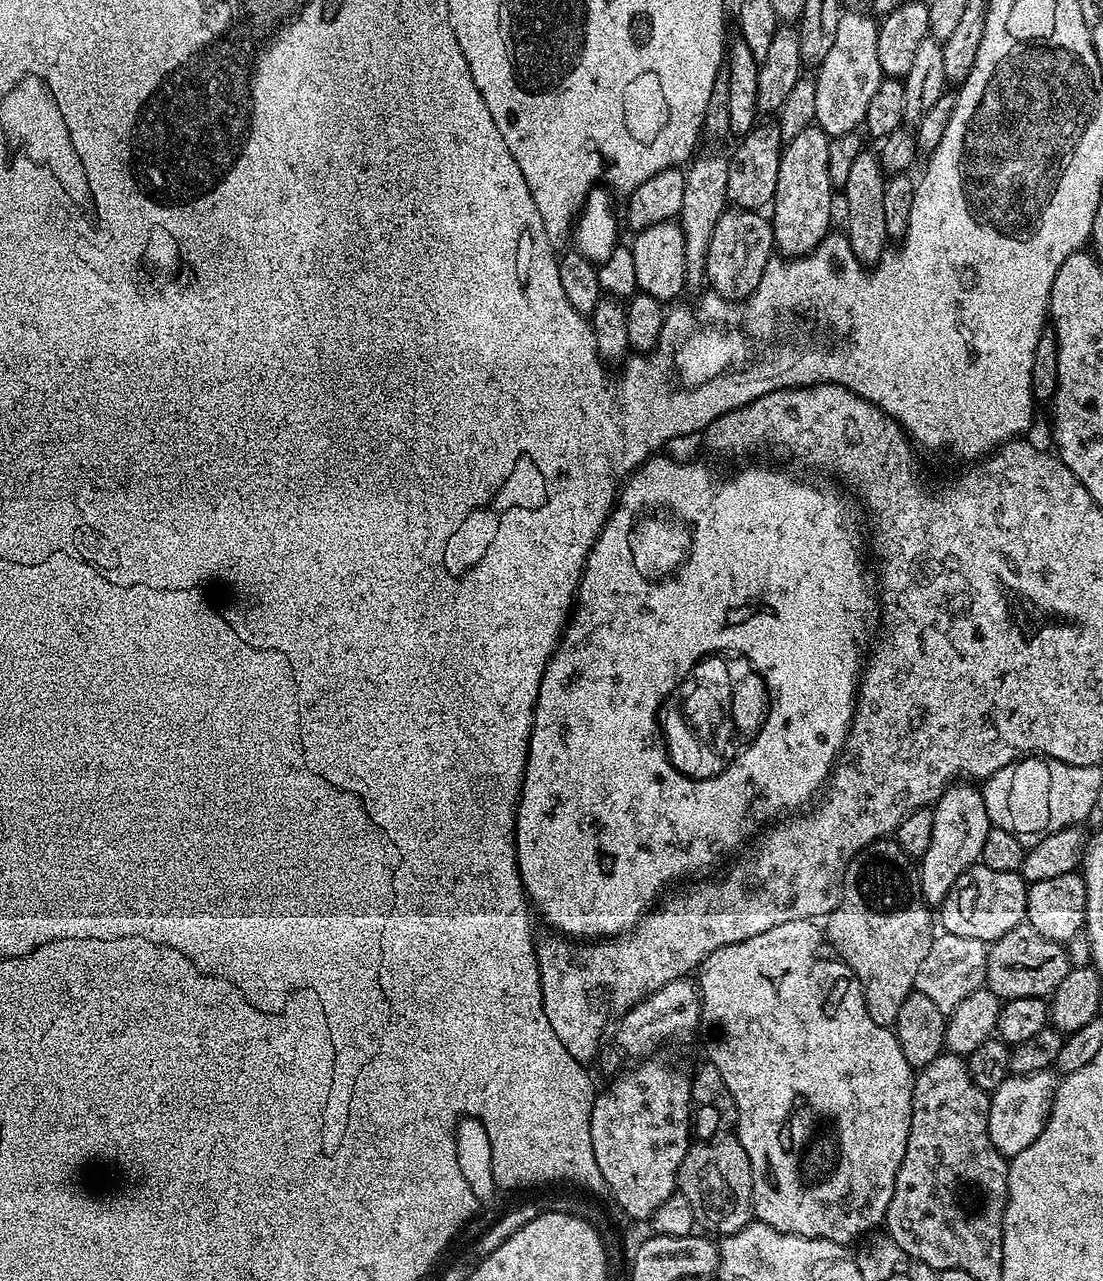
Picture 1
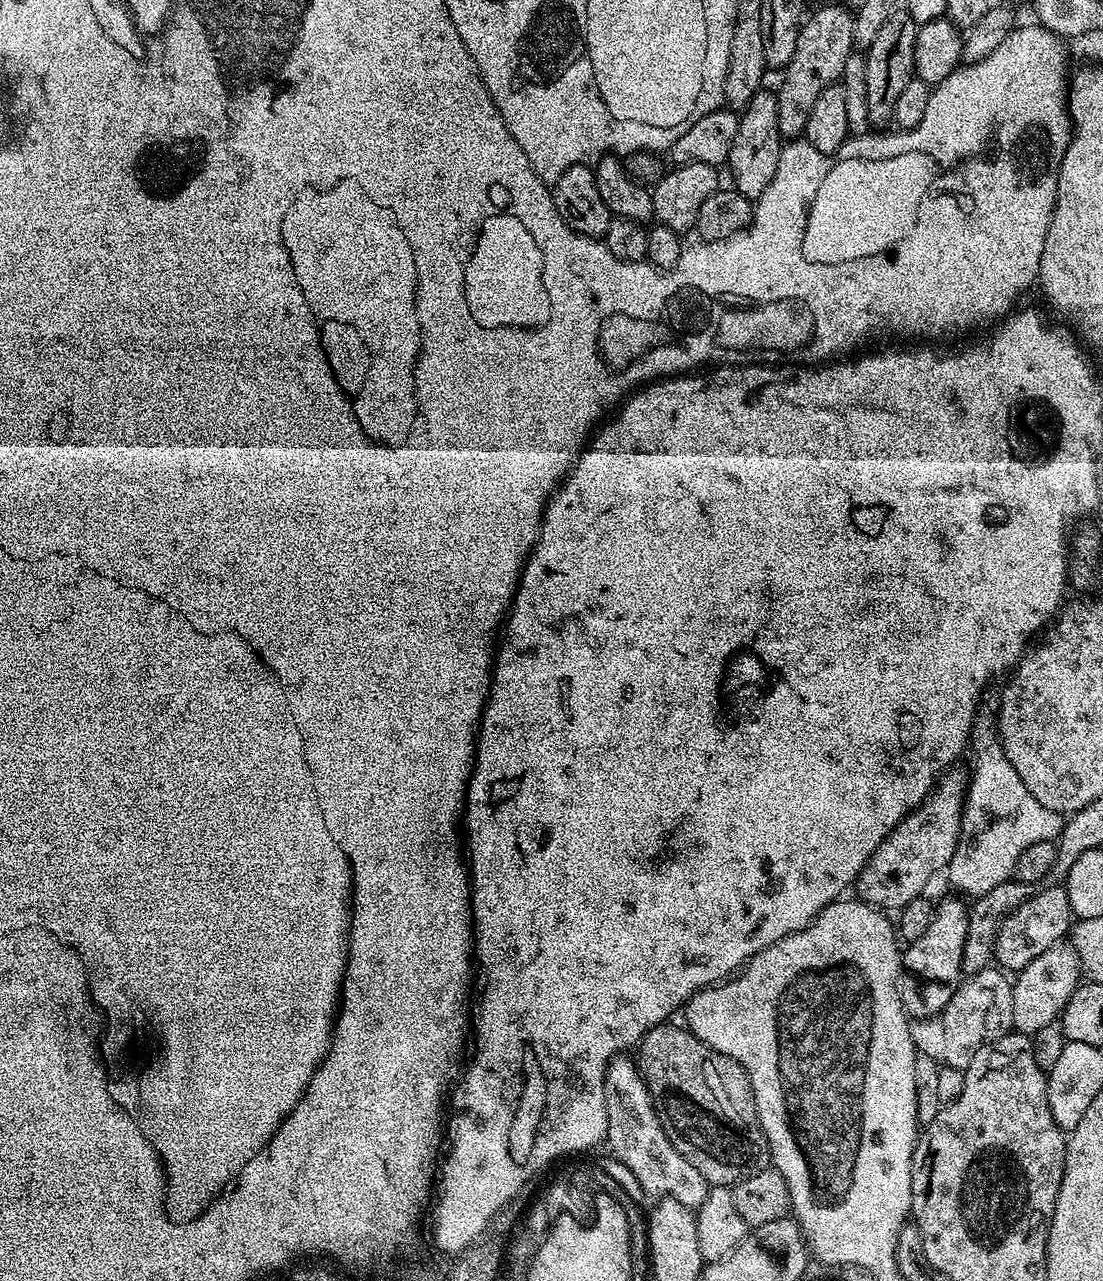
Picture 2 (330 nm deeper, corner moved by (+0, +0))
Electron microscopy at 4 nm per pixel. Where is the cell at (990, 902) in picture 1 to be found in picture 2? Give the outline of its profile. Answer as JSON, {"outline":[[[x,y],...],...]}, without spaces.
{"outline":[[[1052,882],[1044,887],[1013,908],[1000,922],[1000,929],[996,935],[994,960],[1001,969],[1007,970],[1009,973],[1020,972],[1026,966],[1030,966],[1030,962],[1034,962],[1034,958],[1038,958],[1038,954],[1061,943],[1069,935],[1074,923],[1070,910],[1070,898],[1063,886]]]}

